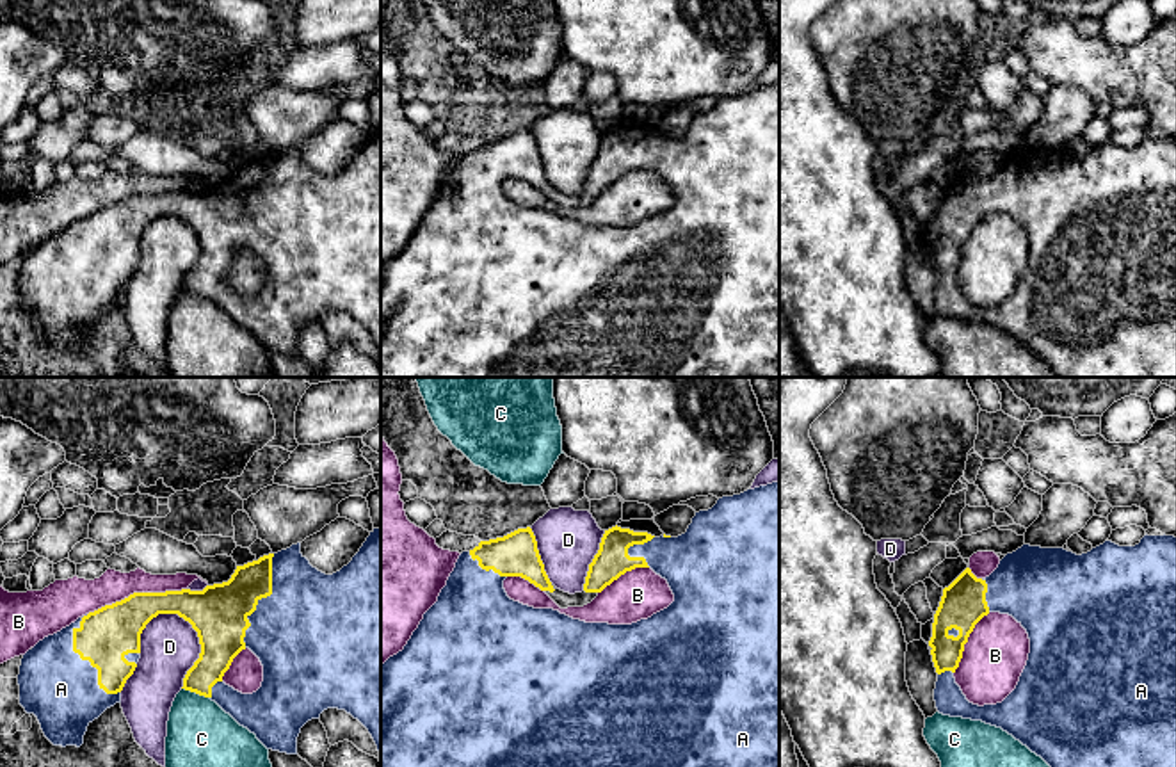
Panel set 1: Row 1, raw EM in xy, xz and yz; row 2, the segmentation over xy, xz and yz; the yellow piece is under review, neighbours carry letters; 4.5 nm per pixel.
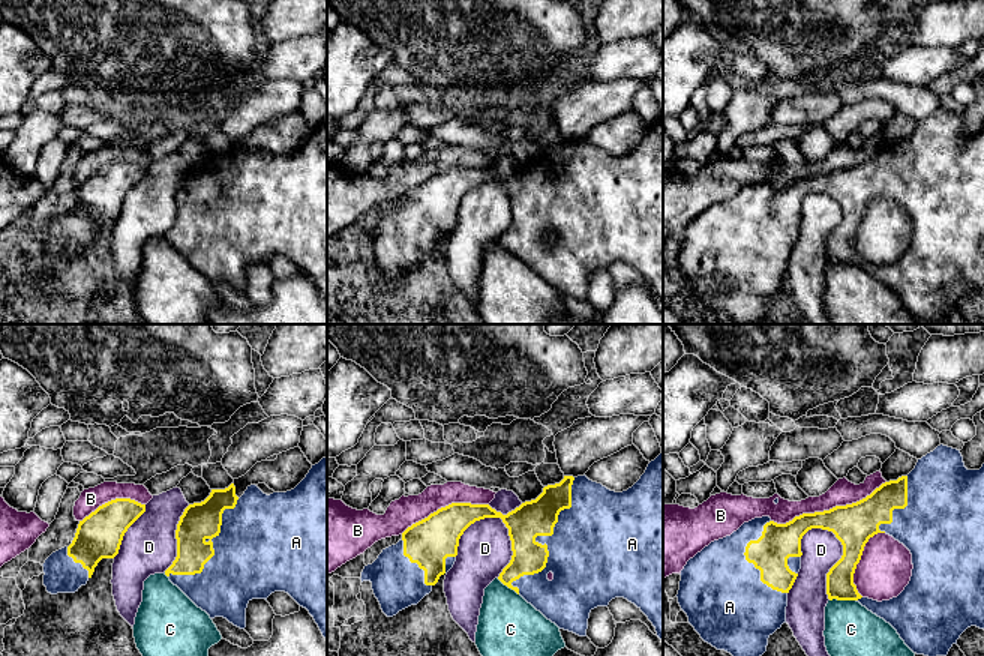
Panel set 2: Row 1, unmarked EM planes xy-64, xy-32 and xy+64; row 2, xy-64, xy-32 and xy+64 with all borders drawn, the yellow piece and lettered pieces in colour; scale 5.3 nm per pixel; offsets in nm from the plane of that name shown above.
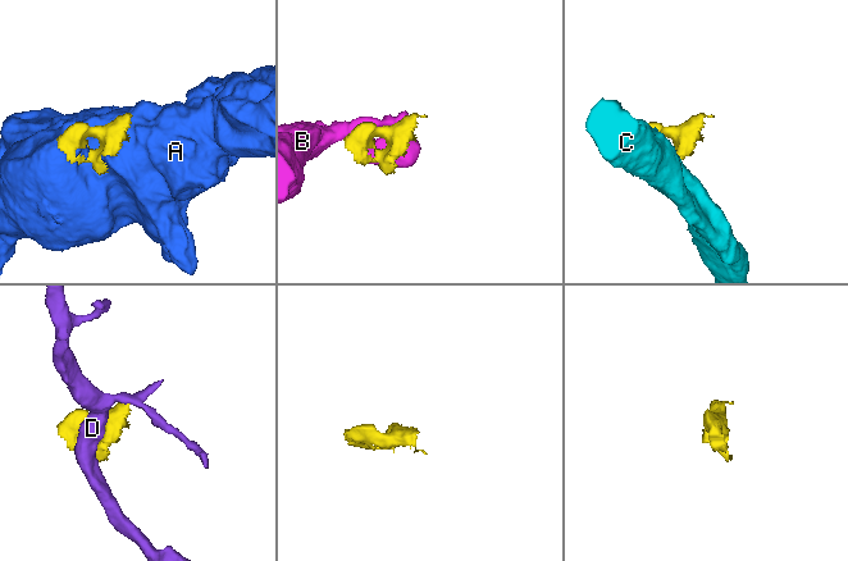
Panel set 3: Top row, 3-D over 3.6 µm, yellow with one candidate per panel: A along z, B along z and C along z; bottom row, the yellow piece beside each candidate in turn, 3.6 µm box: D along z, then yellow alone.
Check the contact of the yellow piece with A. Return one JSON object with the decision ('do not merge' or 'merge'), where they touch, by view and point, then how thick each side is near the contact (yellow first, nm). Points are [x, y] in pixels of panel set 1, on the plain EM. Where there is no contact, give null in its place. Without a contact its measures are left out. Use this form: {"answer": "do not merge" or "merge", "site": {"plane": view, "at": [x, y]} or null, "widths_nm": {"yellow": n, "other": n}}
{"answer": "merge", "site": {"plane": "xy", "at": [86, 260]}, "widths_nm": {"yellow": 240, "other": 340}}

